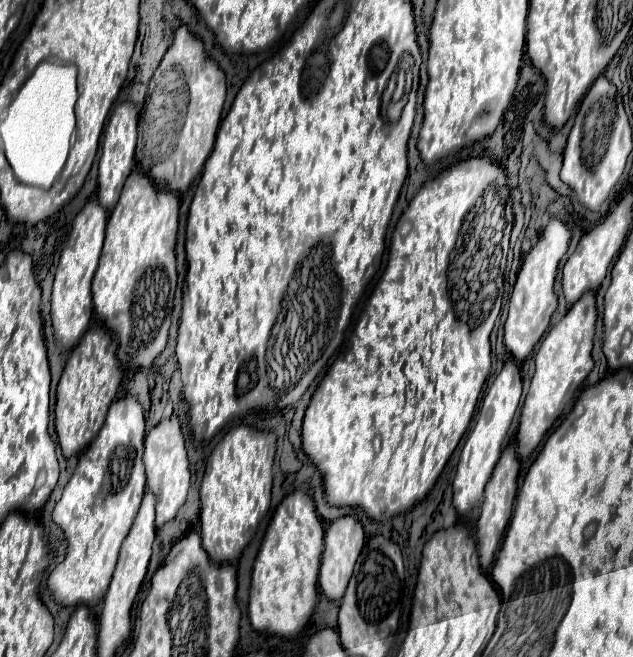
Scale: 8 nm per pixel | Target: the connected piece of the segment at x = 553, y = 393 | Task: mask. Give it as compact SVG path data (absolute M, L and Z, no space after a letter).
M586 292L544 338L536 354L536 372L532 378L532 386L530 386L530 392L524 400L522 414L520 414L520 426L518 426L520 458L528 458L534 452L534 448L538 448L546 432L552 428L556 418L562 414L564 404L574 398L576 390L590 374L594 366L594 360L592 360L594 324L596 324L594 292Z

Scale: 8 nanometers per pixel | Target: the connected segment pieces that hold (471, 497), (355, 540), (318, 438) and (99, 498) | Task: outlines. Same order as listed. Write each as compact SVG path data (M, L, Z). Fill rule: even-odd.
M508 360L502 368L502 372L496 376L494 384L488 388L482 406L478 410L476 416L476 424L462 448L462 456L456 468L456 478L454 478L454 506L458 510L458 514L470 512L484 494L484 486L488 482L488 478L492 476L492 470L500 458L502 452L502 442L504 436L512 424L512 418L516 414L518 402L522 396L522 378L520 378L520 366L514 360Z
M354 516L338 518L328 526L326 538L324 538L324 554L322 554L320 578L318 578L318 584L320 584L320 588L322 588L322 592L326 594L328 600L332 600L332 602L342 600L342 596L346 592L346 586L350 582L350 576L354 572L354 564L356 564L362 548L364 548L364 528Z
M378 280L376 288L374 288L374 292L368 300L370 306L366 304L366 310L360 318L358 326L354 328L352 350L342 360L336 360L330 366L324 380L316 388L316 392L312 396L312 402L310 402L310 406L306 410L306 416L304 416L302 448L308 454L308 458L314 462L314 466L324 476L324 492L326 492L326 500L328 500L330 506L362 506L374 520L388 520L396 514L402 514L402 512L410 510L416 502L424 500L424 496L430 492L430 488L438 480L444 464L448 462L450 454L454 452L460 438L464 436L464 432L466 432L466 428L472 420L472 414L474 414L478 396L482 392L482 386L484 386L484 382L490 374L490 366L492 366L490 332L494 328L498 312L494 312L494 316L486 316L486 320L482 320L482 324L478 324L478 328L466 328L466 324L458 324L458 320L452 320L450 312L446 312L446 316L442 316L442 320L438 320L438 340L442 340L442 344L430 344L428 350L426 350L426 344L406 344L406 336L402 336L402 332L406 332L406 328L410 328L410 324L414 324L414 320L422 320L422 316L434 316L434 304L438 304L438 300L446 300L446 280ZM378 440L382 442L380 452L374 450L374 442L378 442ZM426 440L432 442L432 460L428 458L428 464L426 464Z
M124 396L116 400L108 410L100 434L80 456L78 466L52 512L54 524L62 528L68 542L66 558L58 562L48 576L48 590L52 592L54 600L62 606L76 606L76 604L94 606L106 594L122 540L126 538L136 518L142 500L142 488L136 488L138 480L134 476L146 476L142 464L144 436L146 436L146 420L140 402L134 396ZM124 462L126 466L130 466L126 472L112 470L114 466L118 468Z

